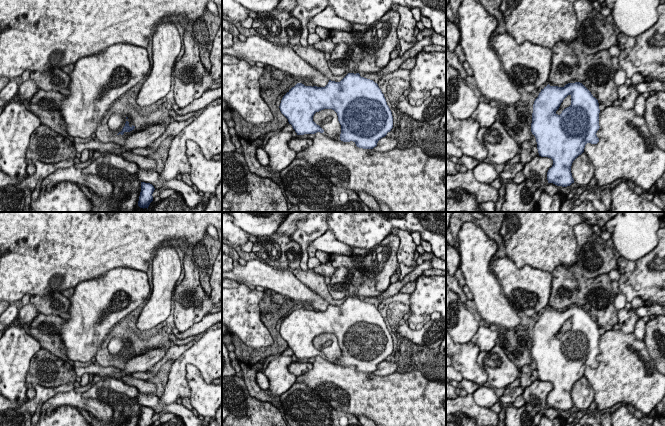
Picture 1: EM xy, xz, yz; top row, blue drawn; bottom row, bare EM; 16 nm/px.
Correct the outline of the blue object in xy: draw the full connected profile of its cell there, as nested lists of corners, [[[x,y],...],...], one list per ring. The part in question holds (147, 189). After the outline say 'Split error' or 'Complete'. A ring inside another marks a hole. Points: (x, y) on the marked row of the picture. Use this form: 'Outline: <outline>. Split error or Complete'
Outline: [[[141,182],[141,192],[139,196],[138,206],[140,208],[147,208],[149,207],[150,203],[153,201],[153,192],[155,188],[150,183]]]. Complete

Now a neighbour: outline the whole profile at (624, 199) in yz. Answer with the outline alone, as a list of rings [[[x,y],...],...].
[[[625,181],[611,190],[611,212],[663,212],[651,200],[642,198],[629,188]]]

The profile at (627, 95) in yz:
[[[624,83],[618,86],[618,101],[625,110],[634,108],[635,101],[639,95],[640,93],[631,85],[626,85]]]

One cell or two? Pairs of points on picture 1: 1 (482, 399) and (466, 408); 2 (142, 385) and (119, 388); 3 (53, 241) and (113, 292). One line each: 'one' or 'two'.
1: two
2: two
3: two

